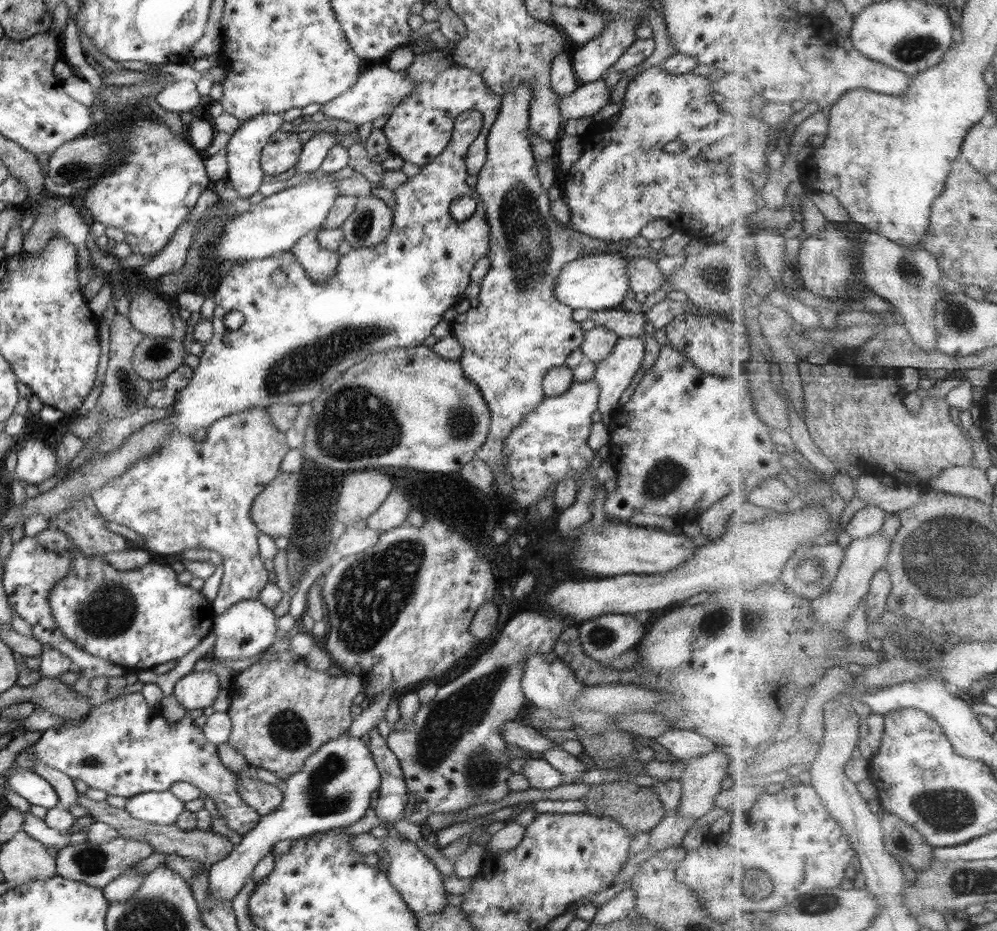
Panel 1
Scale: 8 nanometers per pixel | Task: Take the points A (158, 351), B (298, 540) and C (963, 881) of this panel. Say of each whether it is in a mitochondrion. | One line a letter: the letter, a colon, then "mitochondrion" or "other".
A: mitochondrion
B: other
C: mitochondrion

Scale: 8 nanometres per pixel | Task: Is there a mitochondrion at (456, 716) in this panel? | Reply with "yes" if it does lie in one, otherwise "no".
yes

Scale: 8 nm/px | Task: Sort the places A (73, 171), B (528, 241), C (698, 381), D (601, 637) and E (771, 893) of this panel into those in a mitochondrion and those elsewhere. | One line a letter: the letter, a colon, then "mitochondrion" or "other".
A: mitochondrion
B: mitochondrion
C: other
D: mitochondrion
E: other

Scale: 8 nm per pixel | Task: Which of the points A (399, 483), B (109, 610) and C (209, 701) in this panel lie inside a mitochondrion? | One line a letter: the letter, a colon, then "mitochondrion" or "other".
A: other
B: mitochondrion
C: other

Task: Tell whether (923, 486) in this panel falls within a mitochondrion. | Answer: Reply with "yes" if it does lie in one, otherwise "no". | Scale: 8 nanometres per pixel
no

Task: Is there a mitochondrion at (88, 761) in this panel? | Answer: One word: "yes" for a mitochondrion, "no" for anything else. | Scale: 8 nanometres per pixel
yes

